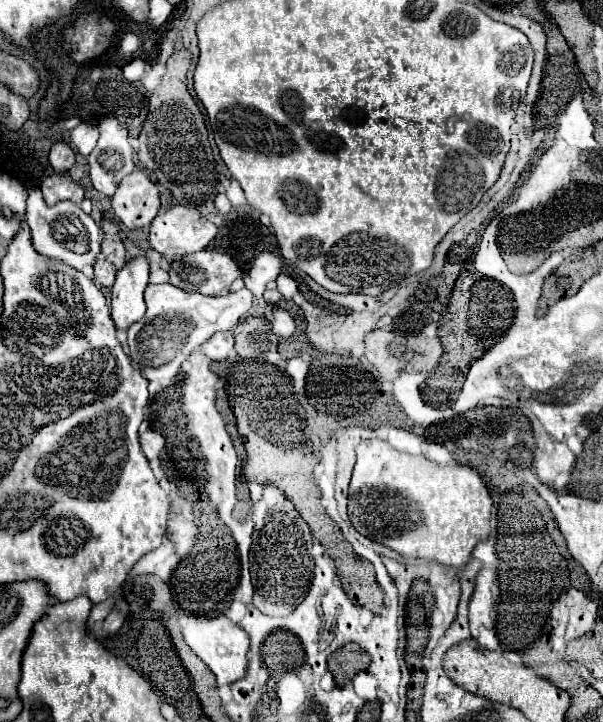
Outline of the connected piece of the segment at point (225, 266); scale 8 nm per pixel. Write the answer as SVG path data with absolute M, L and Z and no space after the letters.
M201 250L175 260L169 268L169 276L169 282L181 290L221 296L243 272L229 254Z

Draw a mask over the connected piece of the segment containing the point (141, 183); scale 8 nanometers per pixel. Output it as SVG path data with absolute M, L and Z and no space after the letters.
M135 170L117 186L117 192L111 196L111 206L127 228L143 228L159 212L159 190L143 170Z

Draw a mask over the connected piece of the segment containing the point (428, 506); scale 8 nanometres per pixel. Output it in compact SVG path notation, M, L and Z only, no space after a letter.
M373 438L373 440L363 440L357 446L357 462L349 484L347 508L349 508L349 520L355 526L355 530L367 536L369 540L379 542L403 556L433 560L445 566L461 568L461 564L467 564L473 546L485 540L491 532L493 502L487 492L487 486L473 468L461 464L439 466L427 460L425 456L399 452L387 442Z

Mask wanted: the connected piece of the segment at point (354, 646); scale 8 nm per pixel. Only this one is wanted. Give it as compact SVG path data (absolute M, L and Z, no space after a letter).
M349 642L329 656L329 672L337 686L345 686L357 672L367 670L367 666L369 654L357 642Z

